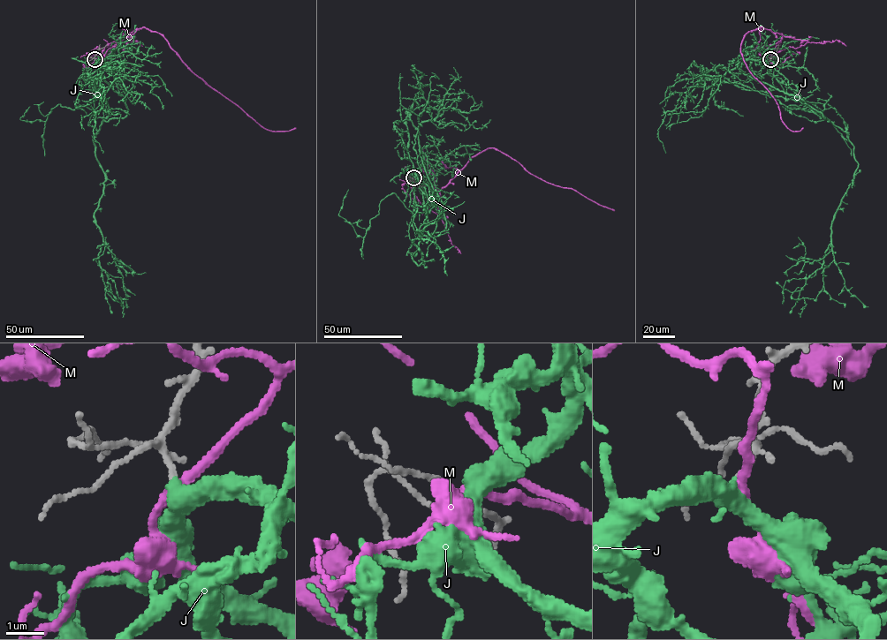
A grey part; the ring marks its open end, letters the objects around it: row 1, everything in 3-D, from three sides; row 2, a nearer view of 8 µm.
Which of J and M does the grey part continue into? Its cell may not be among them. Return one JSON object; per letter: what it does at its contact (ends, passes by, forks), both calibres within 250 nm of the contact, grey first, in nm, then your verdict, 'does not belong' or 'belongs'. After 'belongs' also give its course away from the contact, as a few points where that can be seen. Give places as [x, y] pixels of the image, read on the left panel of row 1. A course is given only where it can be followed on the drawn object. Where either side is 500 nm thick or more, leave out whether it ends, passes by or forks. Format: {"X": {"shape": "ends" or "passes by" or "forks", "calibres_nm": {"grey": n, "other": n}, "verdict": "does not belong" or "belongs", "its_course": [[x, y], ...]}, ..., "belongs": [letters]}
{"J": {"shape": "passes by", "calibres_nm": {"grey": 110, "other": 440}, "verdict": "belongs", "its_course": [[94, 59], [94, 113], [102, 123], [94, 145], [105, 181], [94, 216], [102, 237], [98, 265], [123, 317]]}, "M": {"shape": "passes by", "calibres_nm": {"grey": 110, "other": 240}, "verdict": "does not belong"}, "belongs": ["J"]}

